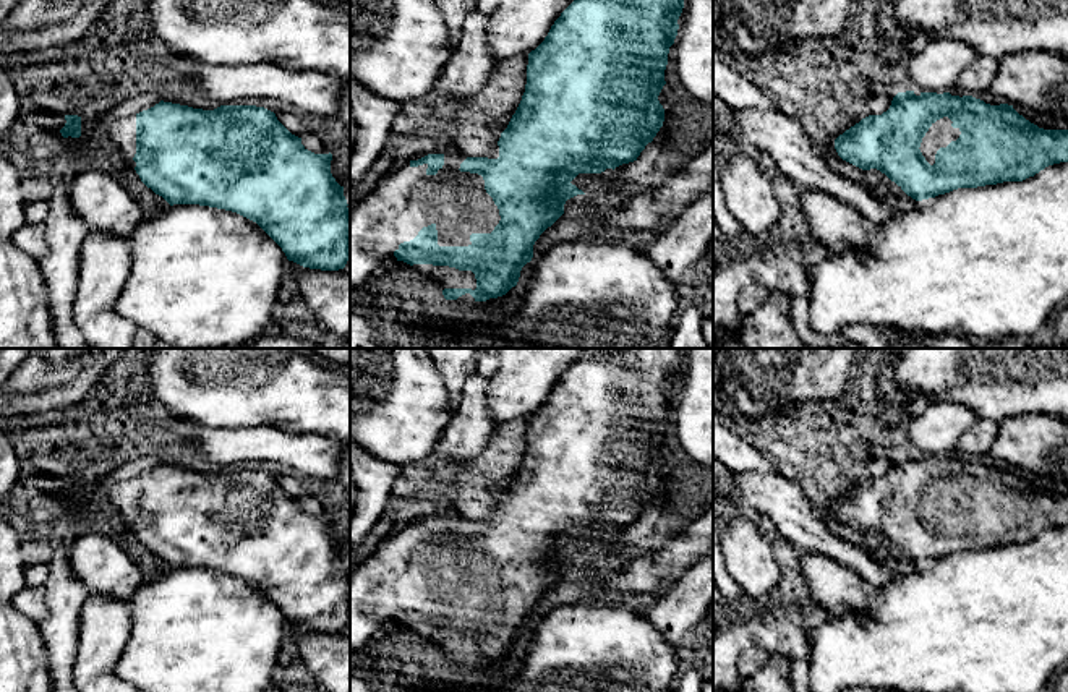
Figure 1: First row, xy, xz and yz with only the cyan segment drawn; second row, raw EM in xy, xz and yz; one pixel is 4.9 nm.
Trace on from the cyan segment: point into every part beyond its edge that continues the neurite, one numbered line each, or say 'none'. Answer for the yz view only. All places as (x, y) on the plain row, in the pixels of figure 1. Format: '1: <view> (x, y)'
1: yz (940, 496)

